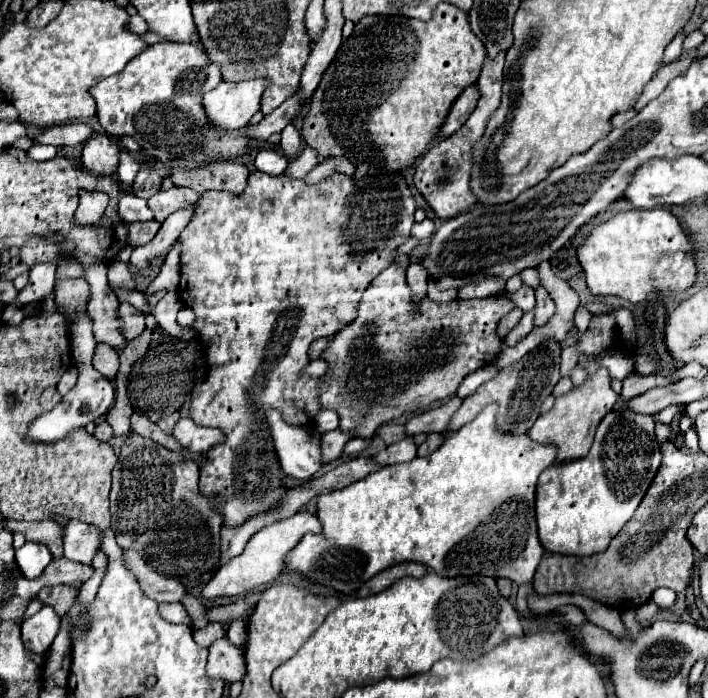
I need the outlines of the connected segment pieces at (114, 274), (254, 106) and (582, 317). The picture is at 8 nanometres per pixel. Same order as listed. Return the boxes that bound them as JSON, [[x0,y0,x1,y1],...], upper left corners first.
[[108,262,136,290],[202,80,268,130],[576,306,592,336]]

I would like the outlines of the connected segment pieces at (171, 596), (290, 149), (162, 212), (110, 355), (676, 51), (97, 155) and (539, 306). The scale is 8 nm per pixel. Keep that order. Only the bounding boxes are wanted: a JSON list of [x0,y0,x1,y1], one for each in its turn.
[[124,550,184,602],[280,124,300,154],[148,186,198,222],[94,344,118,378],[664,32,684,64],[82,132,120,174],[534,286,554,326]]

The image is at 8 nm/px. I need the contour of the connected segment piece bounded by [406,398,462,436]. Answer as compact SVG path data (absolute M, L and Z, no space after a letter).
M450 398L448 402L444 402L438 408L430 408L426 412L420 412L416 416L412 416L406 422L406 430L410 436L414 434L428 434L428 432L444 432L450 428L450 420L454 416L454 412L460 408L462 400L460 398Z

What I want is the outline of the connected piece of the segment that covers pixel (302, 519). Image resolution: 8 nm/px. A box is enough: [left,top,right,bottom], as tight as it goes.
[202,512,322,598]

